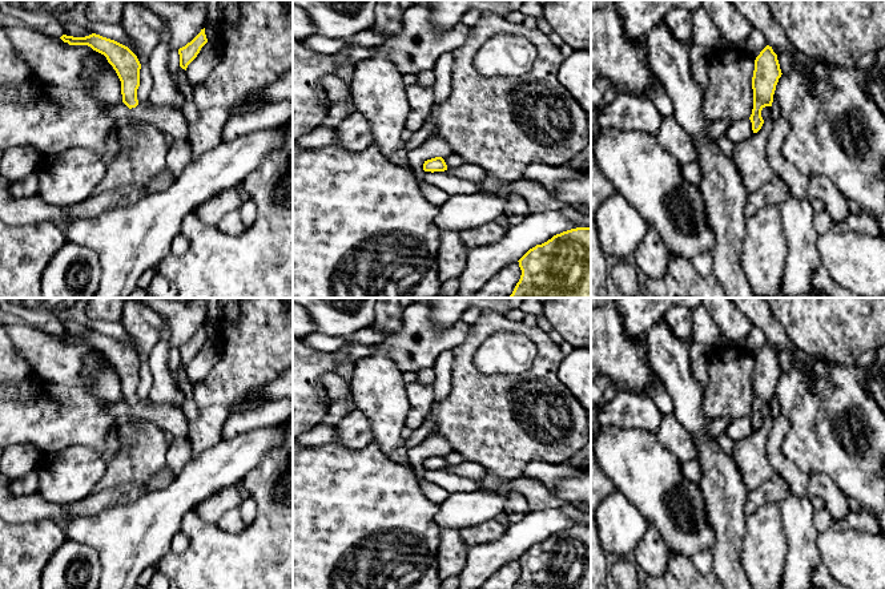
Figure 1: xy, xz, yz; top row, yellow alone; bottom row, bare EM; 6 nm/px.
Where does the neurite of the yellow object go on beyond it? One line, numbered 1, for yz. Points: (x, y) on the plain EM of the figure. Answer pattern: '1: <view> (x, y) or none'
1: none

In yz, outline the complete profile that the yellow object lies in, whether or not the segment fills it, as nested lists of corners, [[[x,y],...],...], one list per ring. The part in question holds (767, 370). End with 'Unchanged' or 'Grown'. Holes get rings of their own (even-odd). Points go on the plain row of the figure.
[[[767,343],[755,358],[752,375],[753,407],[749,417],[753,431],[757,431],[764,421],[761,408],[765,404],[772,404],[776,383],[781,372],[777,352],[772,344]]]. Unchanged

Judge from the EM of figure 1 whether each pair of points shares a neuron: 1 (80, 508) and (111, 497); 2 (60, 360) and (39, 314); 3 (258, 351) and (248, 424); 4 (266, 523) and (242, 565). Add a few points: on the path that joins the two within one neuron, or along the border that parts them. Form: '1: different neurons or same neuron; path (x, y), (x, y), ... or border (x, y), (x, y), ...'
1: same neuron; path (88, 507), (103, 500)
2: different neurons; border (25, 322), (35, 327)
3: different neurons; border (266, 403), (242, 411)
4: same neuron; path (266, 533), (266, 541), (253, 555)

